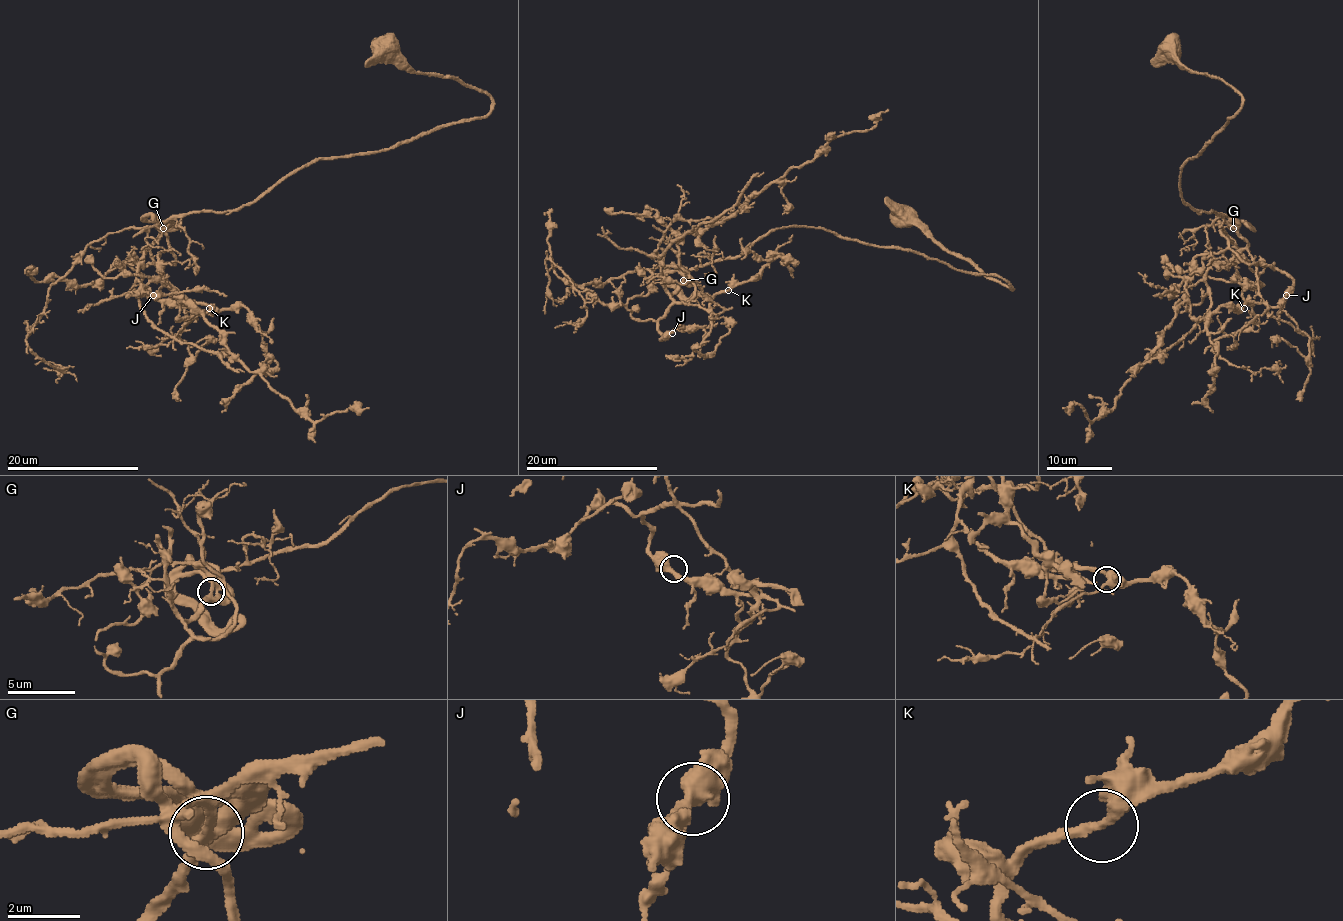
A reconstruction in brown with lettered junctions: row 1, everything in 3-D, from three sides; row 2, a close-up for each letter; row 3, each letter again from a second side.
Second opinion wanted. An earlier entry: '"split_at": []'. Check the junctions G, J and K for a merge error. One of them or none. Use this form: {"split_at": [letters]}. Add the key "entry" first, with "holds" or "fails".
{"entry": "holds", "split_at": []}

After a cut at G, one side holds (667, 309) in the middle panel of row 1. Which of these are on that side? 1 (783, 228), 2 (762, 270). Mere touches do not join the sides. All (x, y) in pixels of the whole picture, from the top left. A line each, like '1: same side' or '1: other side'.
1: other side
2: same side

